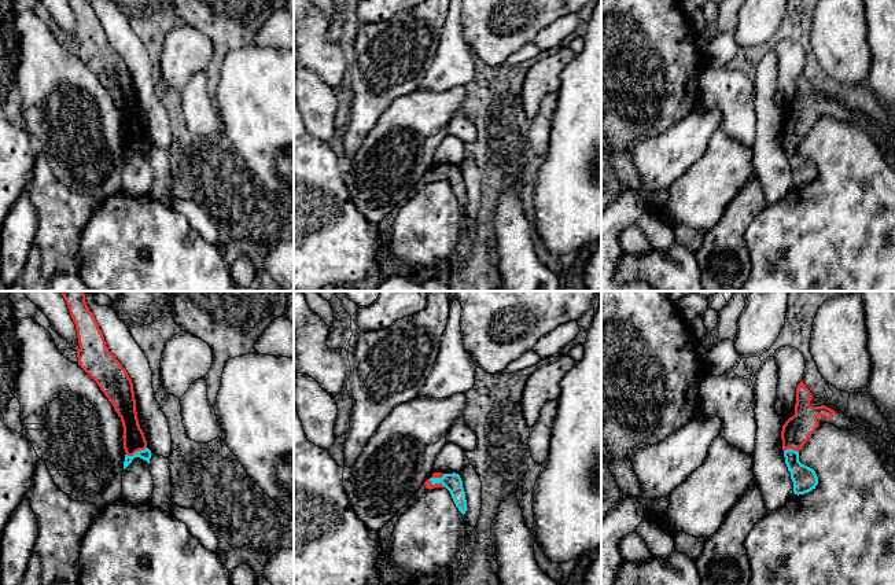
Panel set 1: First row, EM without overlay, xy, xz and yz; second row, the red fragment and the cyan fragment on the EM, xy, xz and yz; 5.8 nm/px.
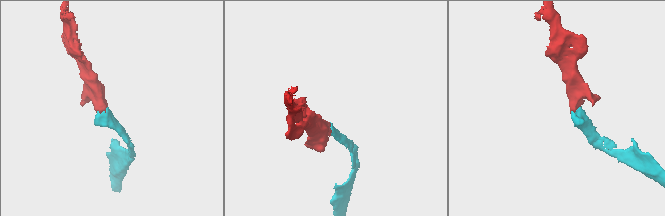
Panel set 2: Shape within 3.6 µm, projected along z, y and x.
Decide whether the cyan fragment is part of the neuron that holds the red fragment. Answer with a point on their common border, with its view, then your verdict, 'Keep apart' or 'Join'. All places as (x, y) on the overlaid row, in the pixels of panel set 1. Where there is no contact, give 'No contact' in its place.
Touches red at xy (136, 451). Join

